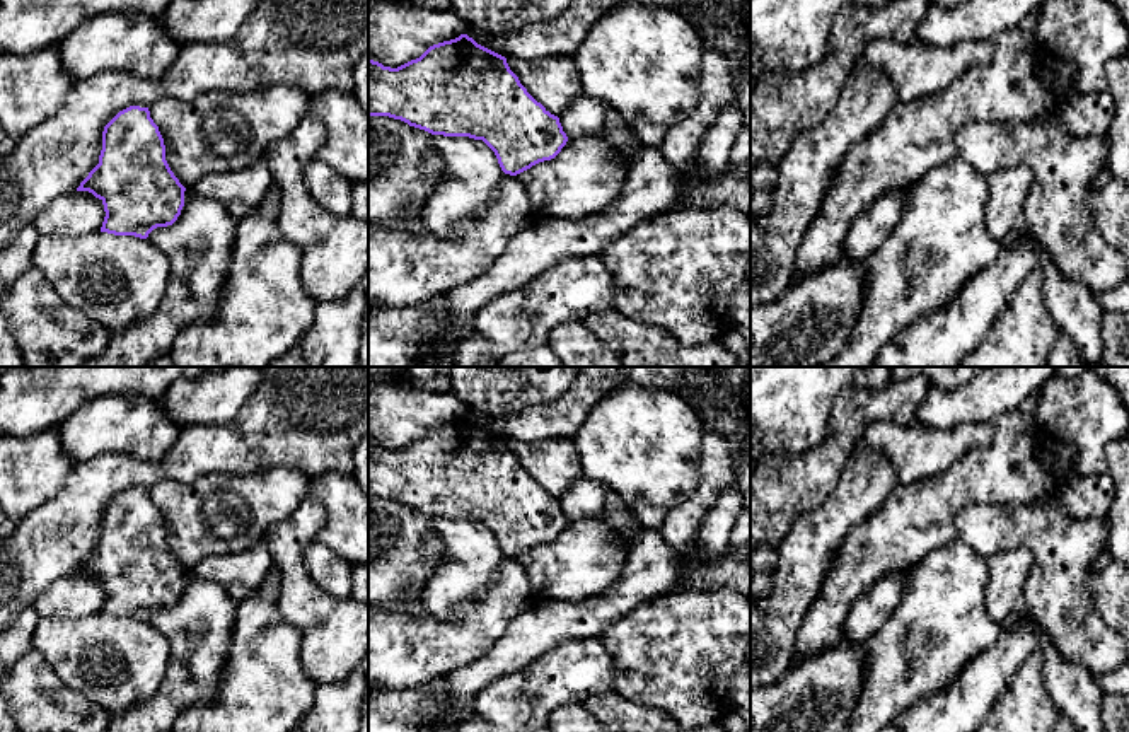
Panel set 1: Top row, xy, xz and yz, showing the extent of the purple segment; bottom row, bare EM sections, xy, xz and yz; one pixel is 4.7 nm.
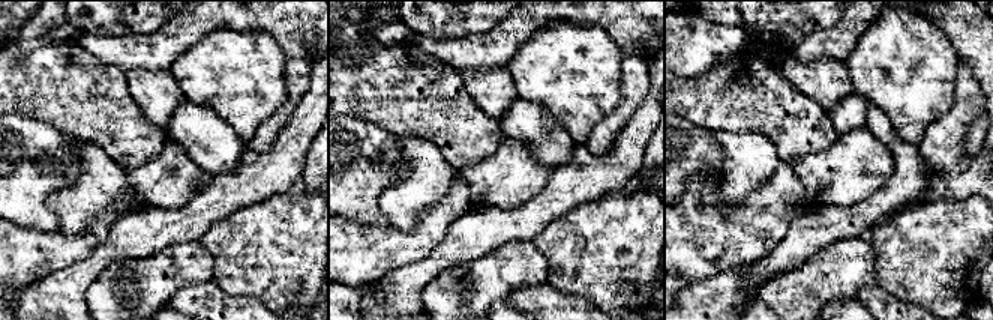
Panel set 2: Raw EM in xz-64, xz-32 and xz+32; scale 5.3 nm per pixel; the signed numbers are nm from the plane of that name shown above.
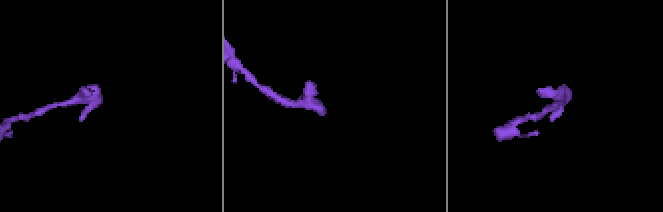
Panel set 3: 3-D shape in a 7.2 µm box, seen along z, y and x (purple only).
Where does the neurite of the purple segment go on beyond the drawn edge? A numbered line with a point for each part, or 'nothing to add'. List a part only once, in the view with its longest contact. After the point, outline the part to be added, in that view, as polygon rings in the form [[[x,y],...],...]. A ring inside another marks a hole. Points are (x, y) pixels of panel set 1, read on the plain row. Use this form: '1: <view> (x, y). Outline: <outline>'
nothing to add

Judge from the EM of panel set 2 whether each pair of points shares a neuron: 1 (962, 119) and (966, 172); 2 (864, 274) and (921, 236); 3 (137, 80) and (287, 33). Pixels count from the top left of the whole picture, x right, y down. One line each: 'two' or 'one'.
1: one
2: two
3: two

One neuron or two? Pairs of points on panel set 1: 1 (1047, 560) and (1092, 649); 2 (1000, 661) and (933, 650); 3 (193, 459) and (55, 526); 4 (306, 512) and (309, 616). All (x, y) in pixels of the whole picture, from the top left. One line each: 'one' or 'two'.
1: one
2: two
3: one
4: one

